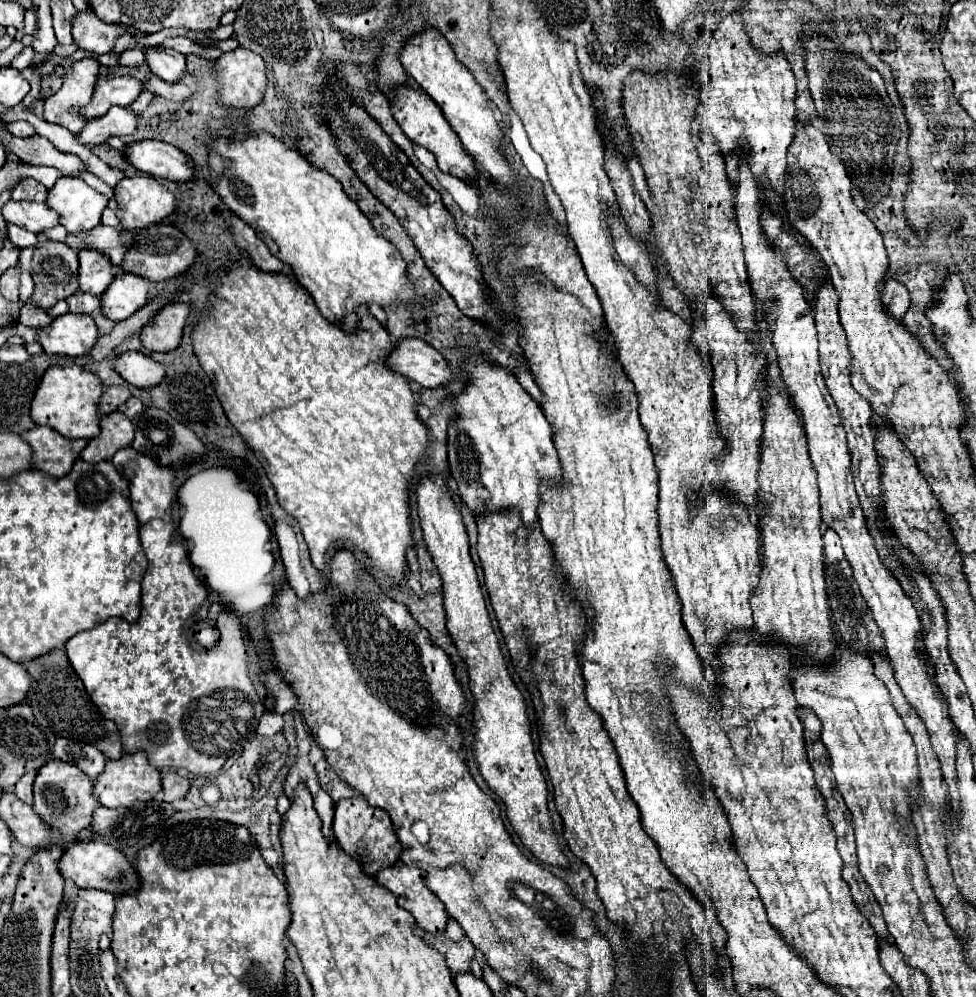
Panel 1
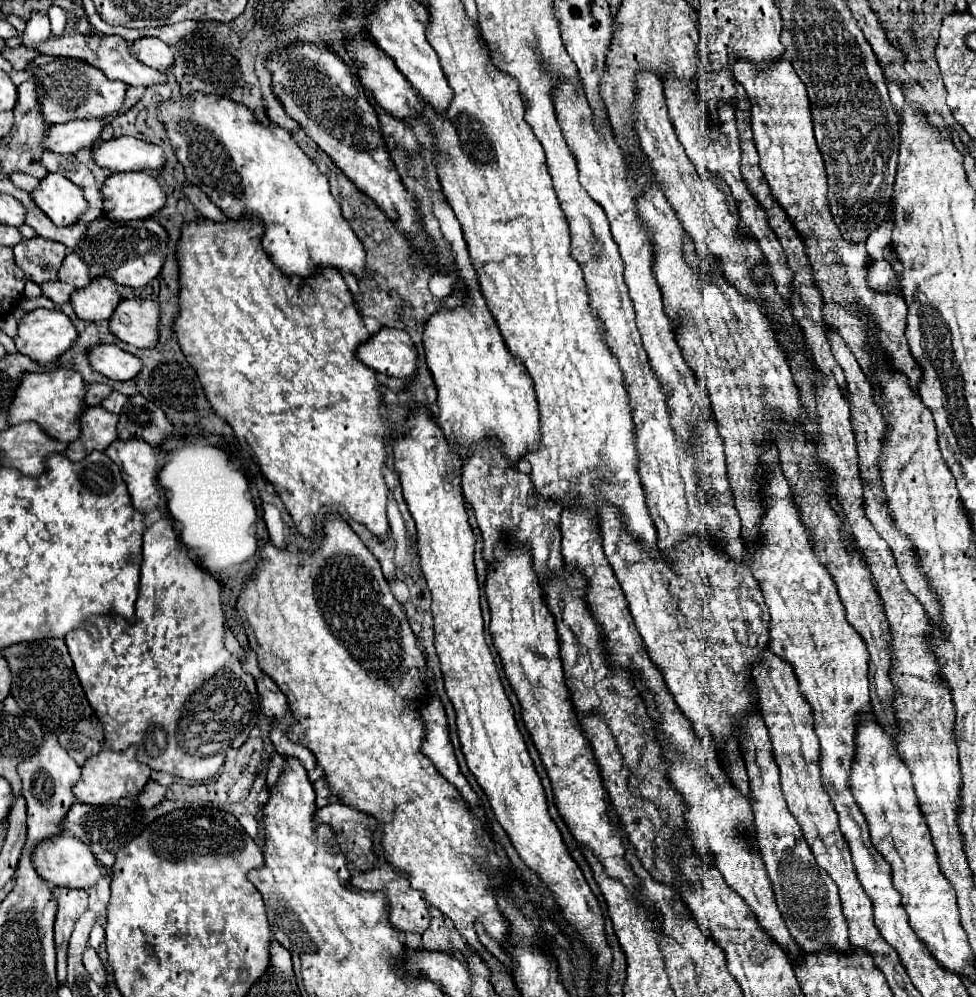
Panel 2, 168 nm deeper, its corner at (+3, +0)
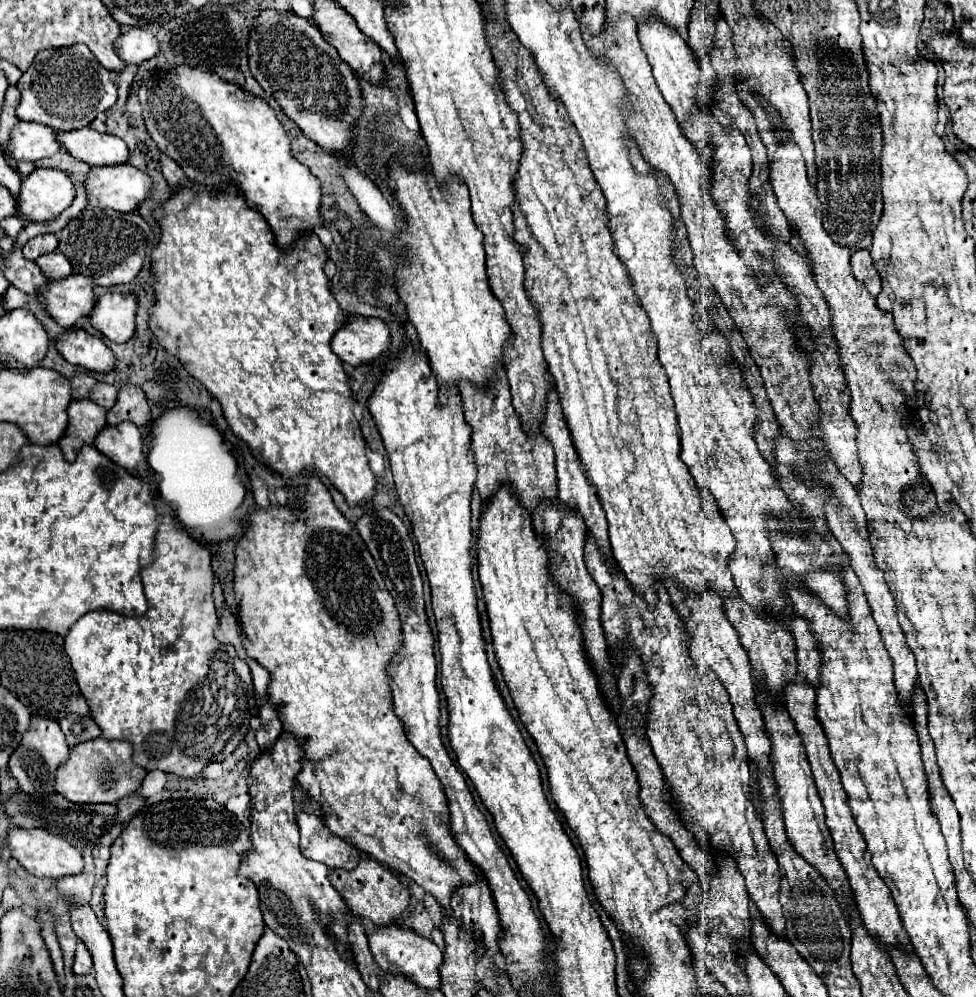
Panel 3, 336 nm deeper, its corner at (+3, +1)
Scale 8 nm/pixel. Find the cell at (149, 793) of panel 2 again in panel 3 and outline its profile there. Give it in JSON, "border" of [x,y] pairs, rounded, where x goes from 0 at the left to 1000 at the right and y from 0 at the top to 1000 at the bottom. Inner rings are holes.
{"border":[[[138,796],[122,802],[122,804],[120,804],[120,824],[122,824],[122,826],[132,824],[132,820],[134,820],[138,814],[142,814],[147,808],[149,808],[149,802],[147,802],[144,798],[138,798]]]}

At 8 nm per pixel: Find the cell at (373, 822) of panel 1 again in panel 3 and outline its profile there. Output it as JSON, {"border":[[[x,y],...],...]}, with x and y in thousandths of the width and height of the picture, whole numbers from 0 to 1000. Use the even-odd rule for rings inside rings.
{"border":[[[304,816],[304,826],[308,835],[308,855],[317,863],[335,867],[337,871],[364,871],[368,865],[368,853],[343,839],[333,824],[323,816]]]}

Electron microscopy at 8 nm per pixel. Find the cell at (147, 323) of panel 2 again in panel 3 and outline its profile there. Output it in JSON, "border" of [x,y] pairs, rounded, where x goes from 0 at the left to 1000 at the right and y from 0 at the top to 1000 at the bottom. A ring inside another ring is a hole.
{"border":[[[110,293],[91,313],[91,323],[114,343],[130,343],[138,335],[140,299],[136,295]]]}

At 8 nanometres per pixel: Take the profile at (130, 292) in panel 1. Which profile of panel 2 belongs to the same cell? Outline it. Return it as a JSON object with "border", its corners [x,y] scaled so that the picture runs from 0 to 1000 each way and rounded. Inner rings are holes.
{"border":[[[97,278],[93,286],[75,294],[73,306],[83,320],[101,324],[116,318],[124,300],[126,296],[122,294],[122,286],[118,282],[112,282],[112,278]]]}

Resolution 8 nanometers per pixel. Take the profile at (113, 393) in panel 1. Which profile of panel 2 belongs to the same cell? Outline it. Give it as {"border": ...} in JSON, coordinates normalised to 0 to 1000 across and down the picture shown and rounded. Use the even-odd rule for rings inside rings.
{"border":[[[91,384],[89,386],[89,396],[87,396],[87,404],[89,408],[97,408],[103,406],[103,402],[108,398],[112,398],[116,394],[116,388],[108,386],[108,384]]]}

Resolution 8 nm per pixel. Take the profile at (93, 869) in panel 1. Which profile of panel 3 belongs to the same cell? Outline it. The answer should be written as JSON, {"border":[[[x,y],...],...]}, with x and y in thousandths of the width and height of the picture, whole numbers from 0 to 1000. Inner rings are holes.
{"border":[[[13,830],[7,835],[7,851],[11,859],[34,879],[38,881],[63,881],[69,877],[81,877],[85,873],[85,861],[79,851],[75,851],[71,845],[67,845],[58,837],[50,837],[42,830]]]}

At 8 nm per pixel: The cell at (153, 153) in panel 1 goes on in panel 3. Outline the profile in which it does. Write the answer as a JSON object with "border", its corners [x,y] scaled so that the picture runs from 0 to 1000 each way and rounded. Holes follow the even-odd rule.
{"border":[[[91,126],[83,128],[83,130],[63,132],[63,134],[58,134],[58,142],[77,160],[83,160],[91,166],[128,164],[130,156],[132,156],[130,144],[124,138],[97,132]]]}

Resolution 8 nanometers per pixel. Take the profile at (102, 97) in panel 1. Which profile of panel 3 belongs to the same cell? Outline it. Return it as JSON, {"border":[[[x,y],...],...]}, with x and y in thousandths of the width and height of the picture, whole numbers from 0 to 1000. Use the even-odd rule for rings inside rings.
{"border":[[[87,44],[42,50],[30,70],[24,72],[17,88],[22,92],[22,100],[15,110],[17,118],[46,124],[56,130],[79,130],[91,126],[101,112],[112,110],[120,100],[114,72],[97,60]]]}

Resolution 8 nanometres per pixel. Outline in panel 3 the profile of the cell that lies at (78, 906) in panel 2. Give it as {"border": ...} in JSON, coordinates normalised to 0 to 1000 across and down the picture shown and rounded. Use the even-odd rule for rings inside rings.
{"border":[[[87,851],[83,857],[87,863],[87,875],[81,875],[79,879],[65,879],[63,883],[58,883],[58,891],[67,899],[69,905],[75,901],[79,901],[83,905],[93,903],[93,893],[95,893],[95,883],[97,883],[95,859],[93,859],[91,851]]]}

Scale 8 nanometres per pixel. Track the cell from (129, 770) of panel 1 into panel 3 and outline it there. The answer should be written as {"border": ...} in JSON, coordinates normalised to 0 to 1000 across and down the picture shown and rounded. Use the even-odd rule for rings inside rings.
{"border":[[[97,740],[73,748],[71,760],[67,766],[63,766],[63,770],[58,770],[56,794],[77,806],[120,806],[124,800],[136,796],[151,776],[149,770],[136,766],[134,752],[136,748],[128,742],[108,740]]]}

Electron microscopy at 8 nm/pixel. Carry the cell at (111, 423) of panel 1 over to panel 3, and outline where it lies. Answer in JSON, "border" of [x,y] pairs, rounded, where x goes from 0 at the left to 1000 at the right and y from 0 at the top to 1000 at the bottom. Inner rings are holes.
{"border":[[[73,401],[69,409],[69,431],[60,441],[60,449],[69,463],[75,463],[85,445],[93,445],[108,427],[108,411],[95,401]]]}

